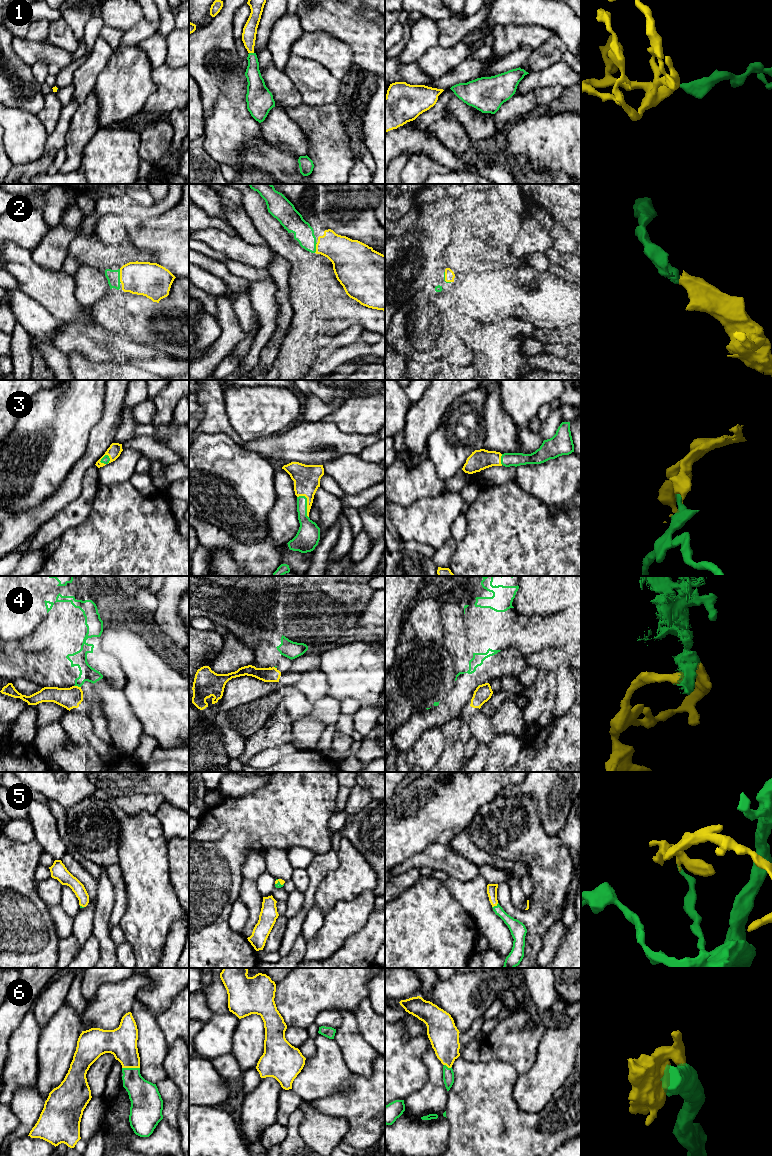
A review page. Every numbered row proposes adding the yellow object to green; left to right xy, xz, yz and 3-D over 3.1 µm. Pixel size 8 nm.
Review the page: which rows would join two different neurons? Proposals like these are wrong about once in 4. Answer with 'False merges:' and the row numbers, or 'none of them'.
False merges: 4

